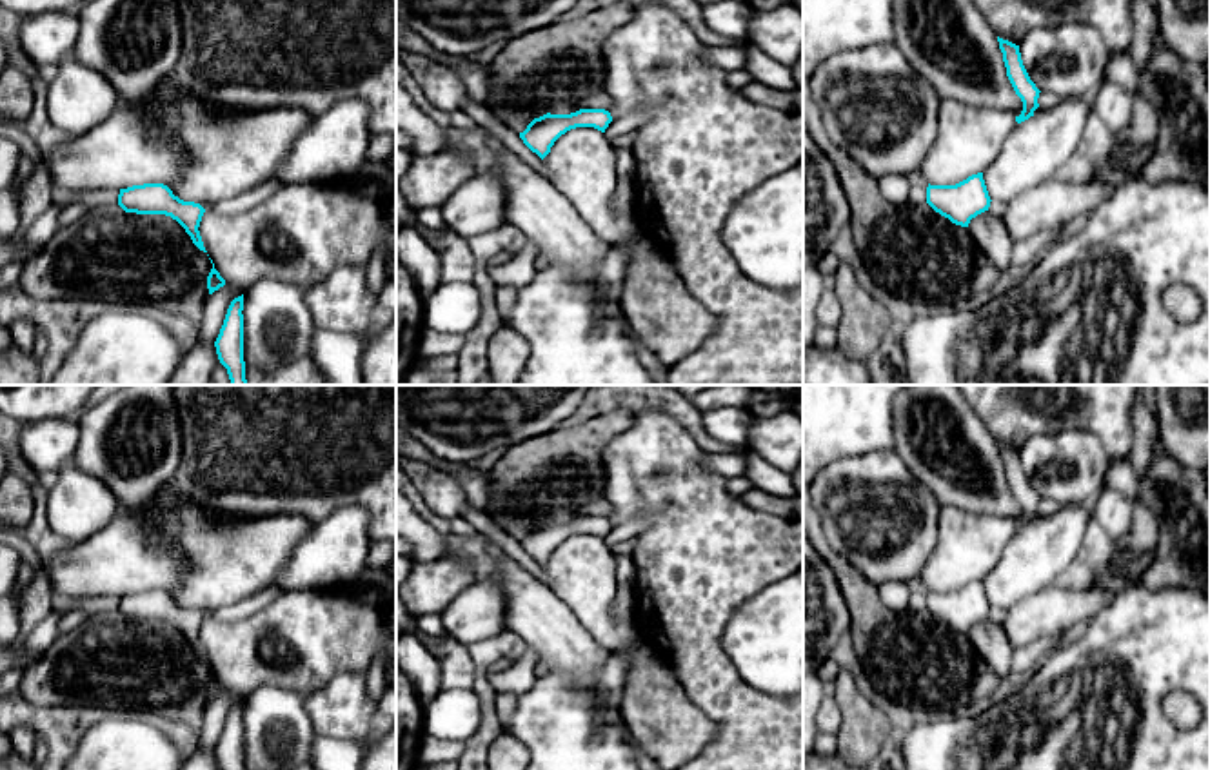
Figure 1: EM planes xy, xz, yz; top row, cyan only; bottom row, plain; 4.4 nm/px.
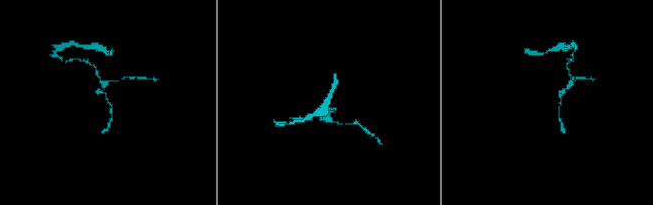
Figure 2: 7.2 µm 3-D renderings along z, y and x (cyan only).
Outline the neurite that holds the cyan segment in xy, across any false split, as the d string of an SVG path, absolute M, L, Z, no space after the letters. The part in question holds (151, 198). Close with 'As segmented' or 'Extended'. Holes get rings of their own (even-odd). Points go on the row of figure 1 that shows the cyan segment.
M144 183L120 189L118 205L125 212L171 216L185 229L193 243L207 252L198 231L205 209L200 203L180 200L167 185Z. As segmented

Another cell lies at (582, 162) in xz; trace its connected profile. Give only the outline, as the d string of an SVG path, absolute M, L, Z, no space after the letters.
M594 127L561 134L543 158L554 187L605 243L616 245L643 232L638 218L616 214L610 200L618 185L616 147Z

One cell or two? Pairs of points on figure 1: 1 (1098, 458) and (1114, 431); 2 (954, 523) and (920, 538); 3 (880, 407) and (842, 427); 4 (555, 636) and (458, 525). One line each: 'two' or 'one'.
1: two
2: two
3: one
4: two

